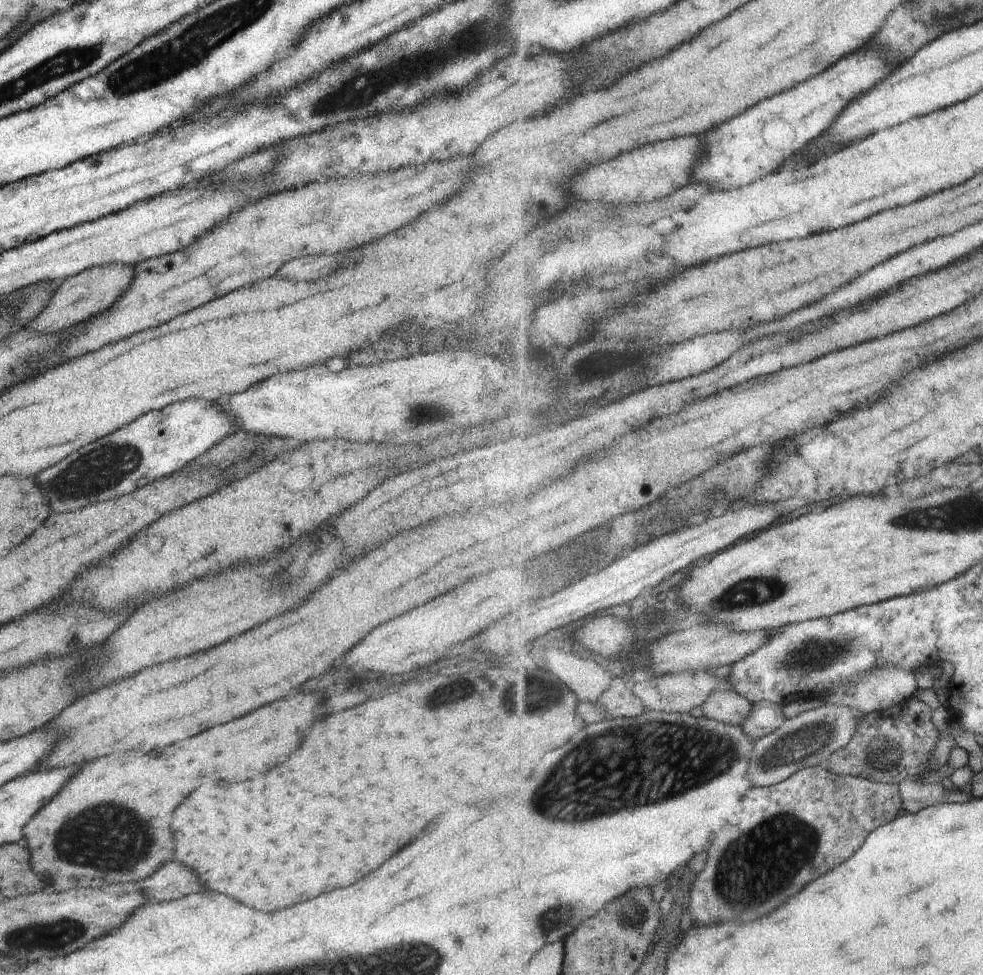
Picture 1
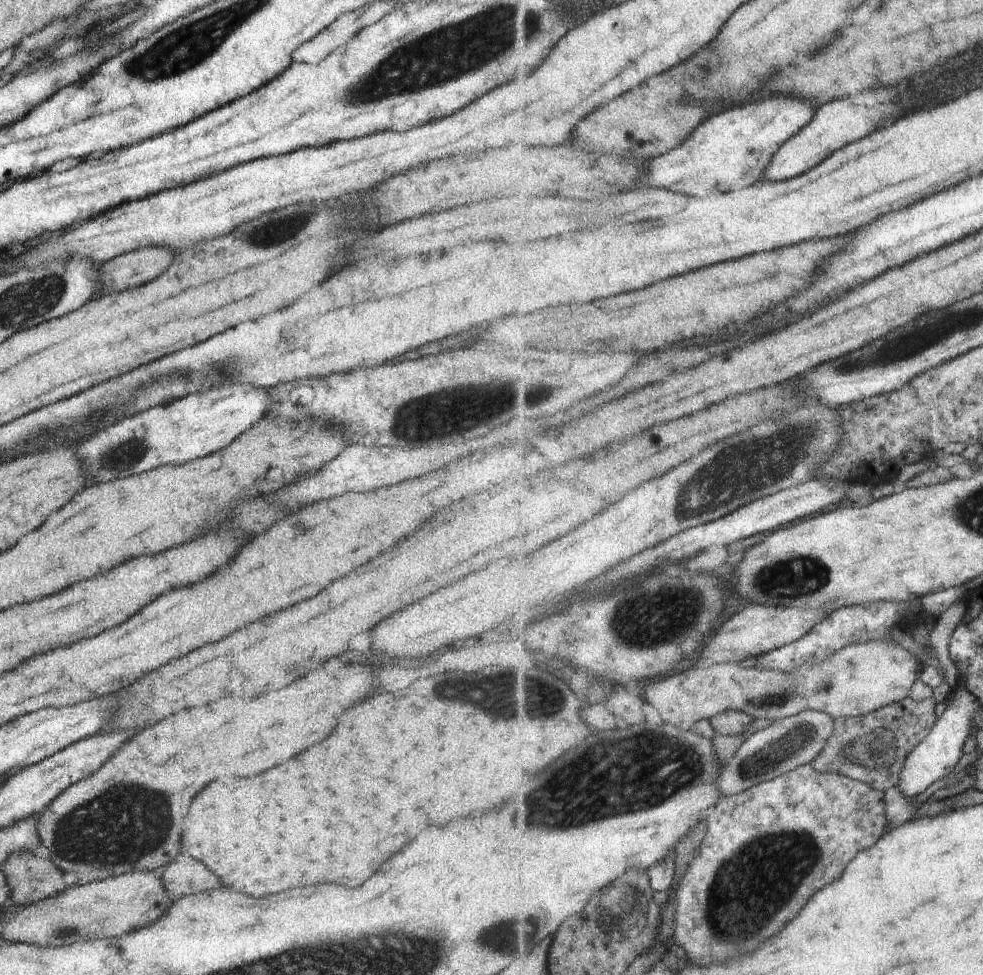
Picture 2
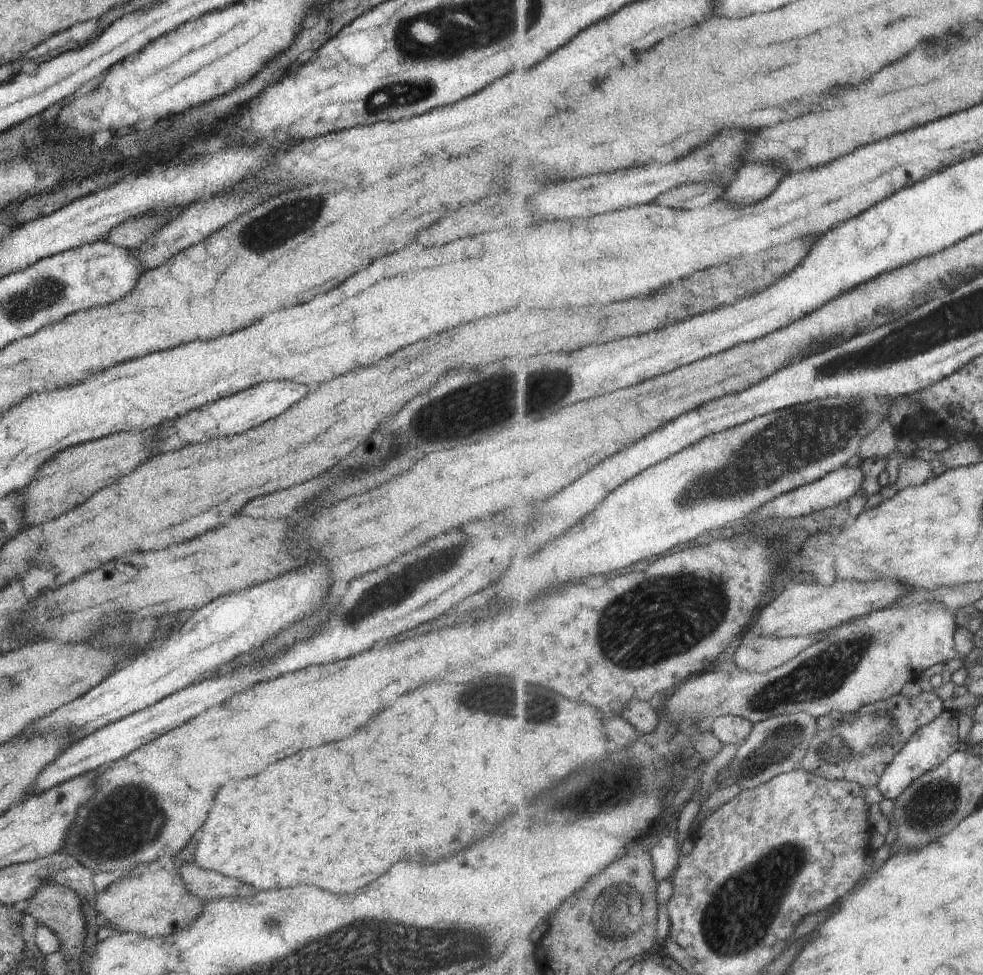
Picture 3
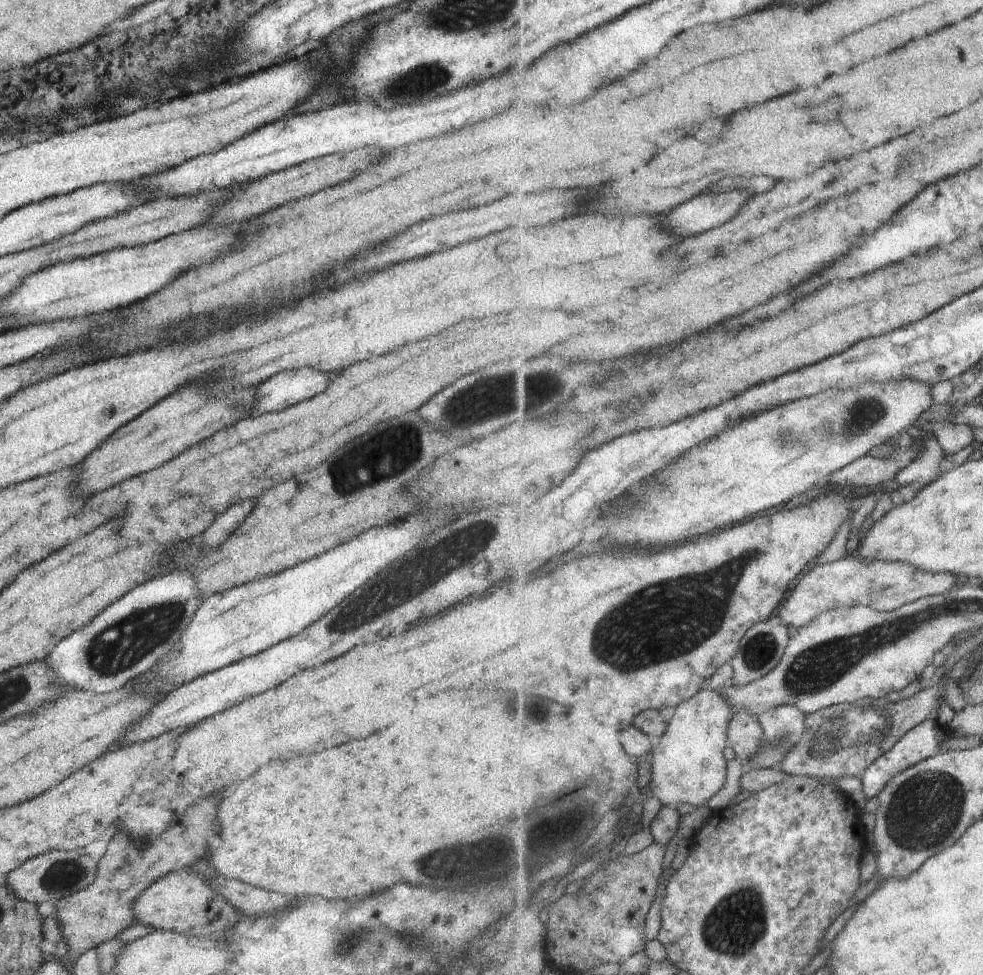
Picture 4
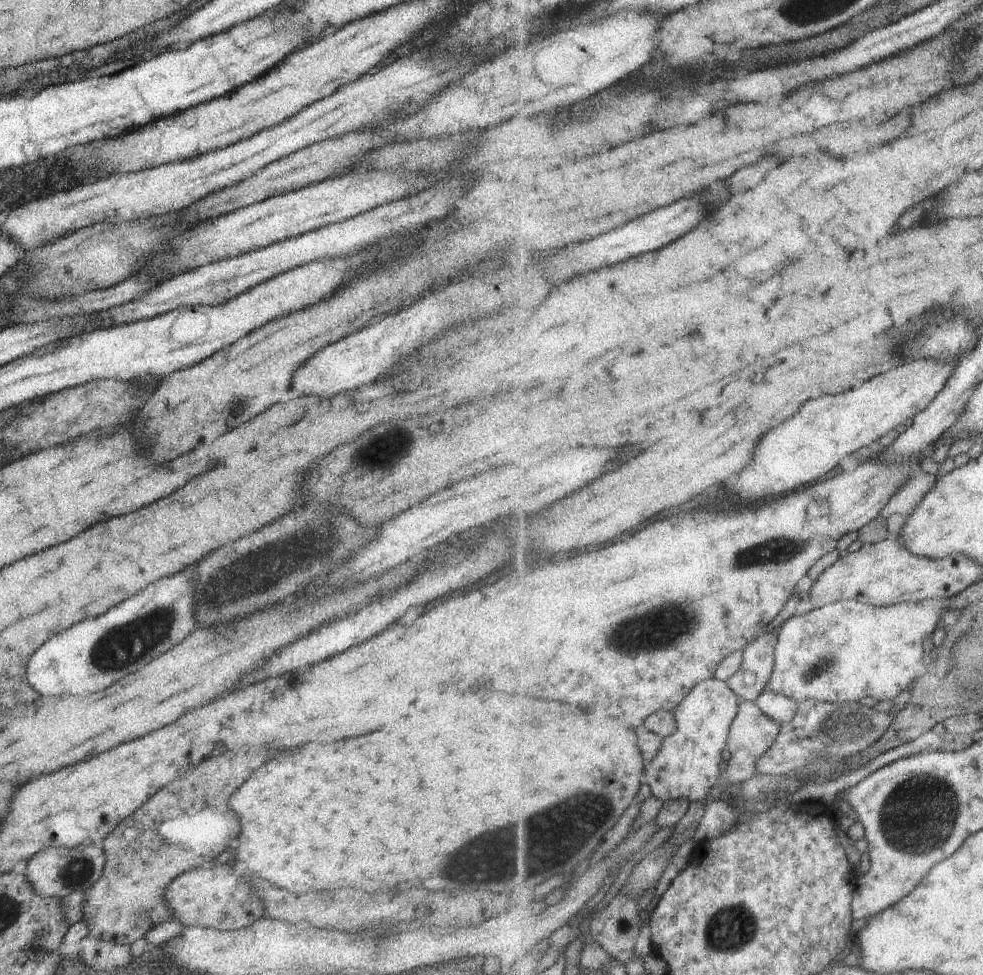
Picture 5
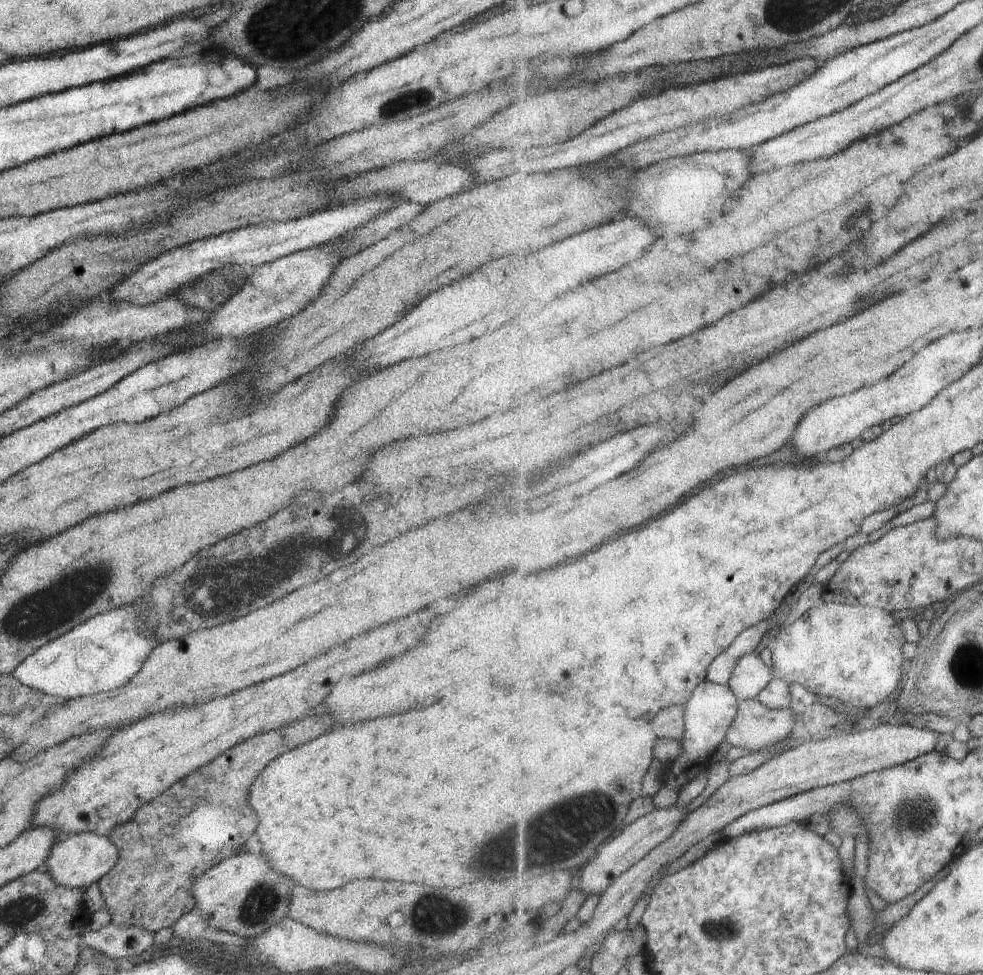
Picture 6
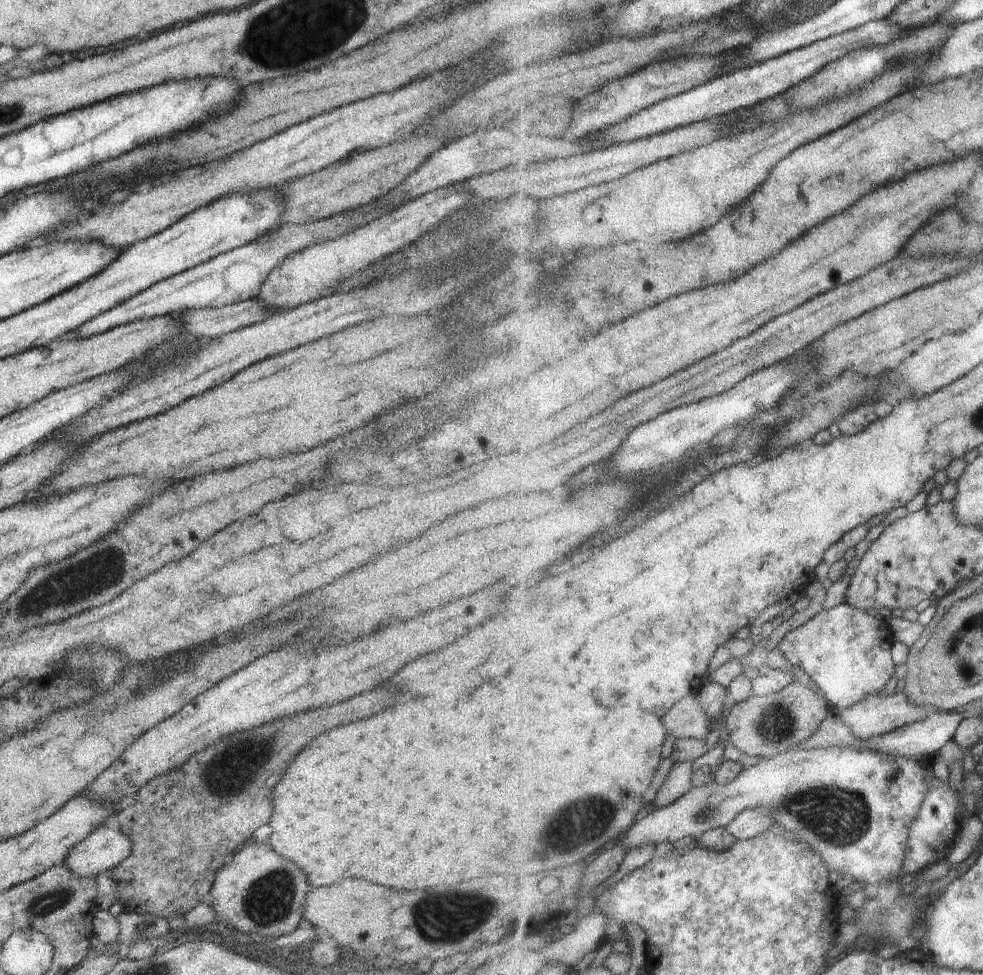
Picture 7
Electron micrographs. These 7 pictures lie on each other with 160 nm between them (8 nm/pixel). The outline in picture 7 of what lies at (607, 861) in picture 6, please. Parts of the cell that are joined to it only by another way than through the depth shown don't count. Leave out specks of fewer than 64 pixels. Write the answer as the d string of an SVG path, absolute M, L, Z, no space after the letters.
M856 742L856 744L848 747L828 747L827 749L821 748L811 748L804 749L802 747L796 747L790 749L788 752L778 753L775 757L770 759L762 759L760 762L749 769L746 770L733 782L728 784L722 784L718 781L714 781L709 785L702 785L701 787L695 786L690 792L687 792L682 798L679 798L672 806L660 807L655 811L646 815L642 820L636 822L636 824L623 836L622 840L625 842L625 846L629 851L634 849L640 849L645 845L649 844L662 844L662 842L672 842L676 844L678 841L688 837L699 838L704 832L712 830L712 828L727 828L736 820L745 810L756 810L758 807L766 807L775 818L775 821L781 825L785 825L787 830L792 830L791 832L800 832L804 836L804 840L808 840L810 844L814 844L822 856L826 856L826 860L832 864L834 870L844 870L846 874L852 874L854 878L862 880L862 882L867 884L866 890L871 894L870 906L866 909L861 909L857 911L857 916L853 921L854 924L858 924L860 930L866 926L866 934L868 938L872 940L877 940L880 938L879 934L883 937L889 938L891 941L898 946L900 952L908 951L910 949L918 949L920 946L920 938L916 933L918 927L921 926L921 919L916 919L916 914L923 916L925 908L922 909L918 906L917 898L912 900L912 898L904 898L903 884L898 882L898 878L903 877L906 874L905 871L905 858L907 855L907 850L909 847L909 840L911 835L911 828L913 827L913 822L917 819L918 813L921 811L925 800L929 797L929 792L936 778L935 767L934 767L934 756L928 757L901 757L892 756L884 754L880 751L875 751L868 749L864 742Z

